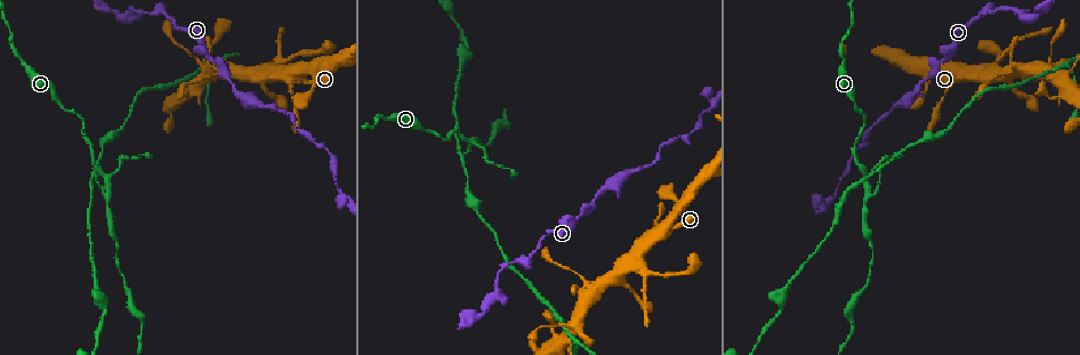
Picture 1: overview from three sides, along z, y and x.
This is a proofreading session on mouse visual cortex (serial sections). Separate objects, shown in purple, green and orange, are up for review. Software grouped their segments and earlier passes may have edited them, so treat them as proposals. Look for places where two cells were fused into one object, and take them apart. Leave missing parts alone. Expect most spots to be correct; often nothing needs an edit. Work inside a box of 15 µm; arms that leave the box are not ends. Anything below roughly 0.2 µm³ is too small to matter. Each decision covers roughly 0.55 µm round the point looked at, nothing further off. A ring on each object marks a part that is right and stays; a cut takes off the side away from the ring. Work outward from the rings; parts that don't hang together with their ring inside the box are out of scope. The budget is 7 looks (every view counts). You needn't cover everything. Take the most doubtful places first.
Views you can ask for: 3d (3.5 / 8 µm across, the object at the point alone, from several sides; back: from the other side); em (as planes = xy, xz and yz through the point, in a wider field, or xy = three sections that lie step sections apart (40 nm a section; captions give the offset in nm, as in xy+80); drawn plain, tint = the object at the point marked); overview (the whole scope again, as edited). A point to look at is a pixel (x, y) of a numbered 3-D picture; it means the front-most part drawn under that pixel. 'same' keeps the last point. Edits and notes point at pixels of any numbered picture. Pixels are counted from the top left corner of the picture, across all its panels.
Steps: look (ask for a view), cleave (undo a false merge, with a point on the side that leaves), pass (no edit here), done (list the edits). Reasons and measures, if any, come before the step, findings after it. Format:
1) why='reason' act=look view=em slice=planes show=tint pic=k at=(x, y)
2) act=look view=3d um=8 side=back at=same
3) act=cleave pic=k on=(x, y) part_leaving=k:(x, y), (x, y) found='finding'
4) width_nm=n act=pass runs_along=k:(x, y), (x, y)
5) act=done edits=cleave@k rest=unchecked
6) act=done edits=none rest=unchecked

why='sudden change in width' act=look view=3d um=3.5 side=back pic=1 at=(869, 191)

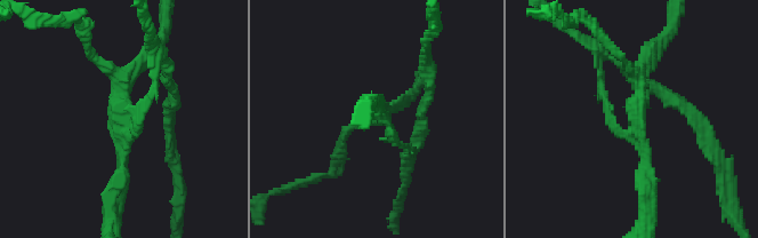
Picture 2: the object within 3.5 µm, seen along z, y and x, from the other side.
arms=3 arm_widths_nm=150,200,200 why='need the tissue' act=look view=em slice=xy step=5 show=tint pic=2 at=(383, 116)

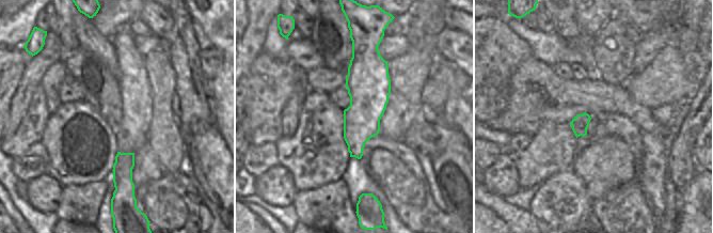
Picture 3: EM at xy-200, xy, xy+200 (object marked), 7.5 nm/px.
act=cleave pic=2 on=(412, 152) part_leaving=2:(384, 118), (408, 153), (414, 142) found='a second cell is stuck on'

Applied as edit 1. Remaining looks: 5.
act=look view=overview

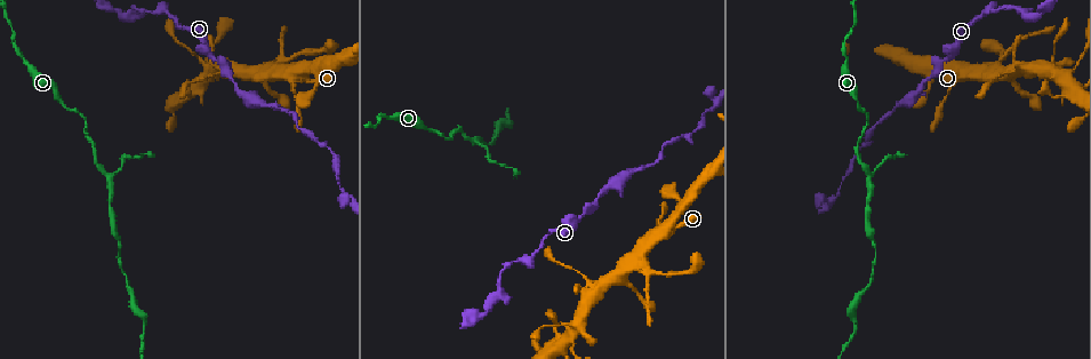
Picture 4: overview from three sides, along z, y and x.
why='thick turns thin' act=look view=3d um=8 pic=4 at=(394, 117)

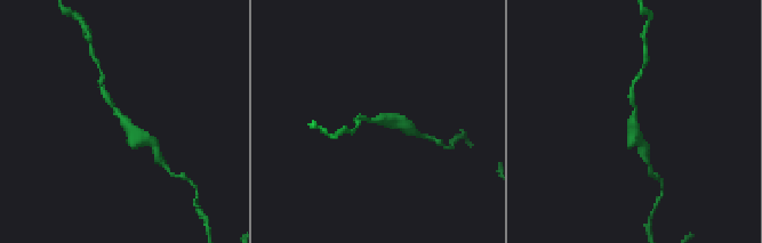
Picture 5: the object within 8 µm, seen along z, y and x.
why='zoom in' act=look view=3d um=3.5 pic=5 at=(635, 115)

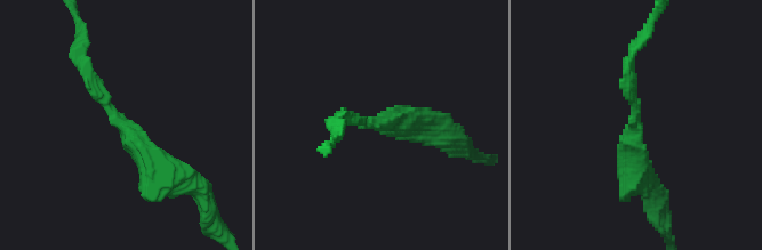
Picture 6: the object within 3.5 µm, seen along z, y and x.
arm_widths_nm=150,400 act=look view=em slice=planes show=tint pic=6 at=(373, 122)

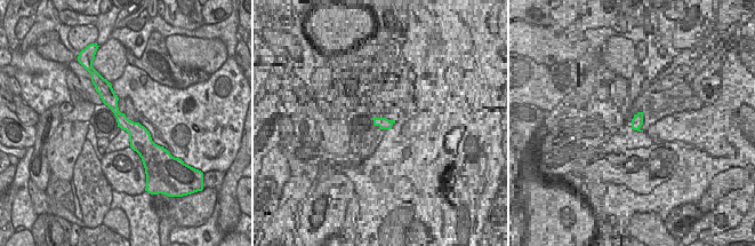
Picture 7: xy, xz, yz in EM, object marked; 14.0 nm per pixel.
act=pass found='all the same cell'

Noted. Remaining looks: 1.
act=done edits=cleave@2 rest=unchecked

